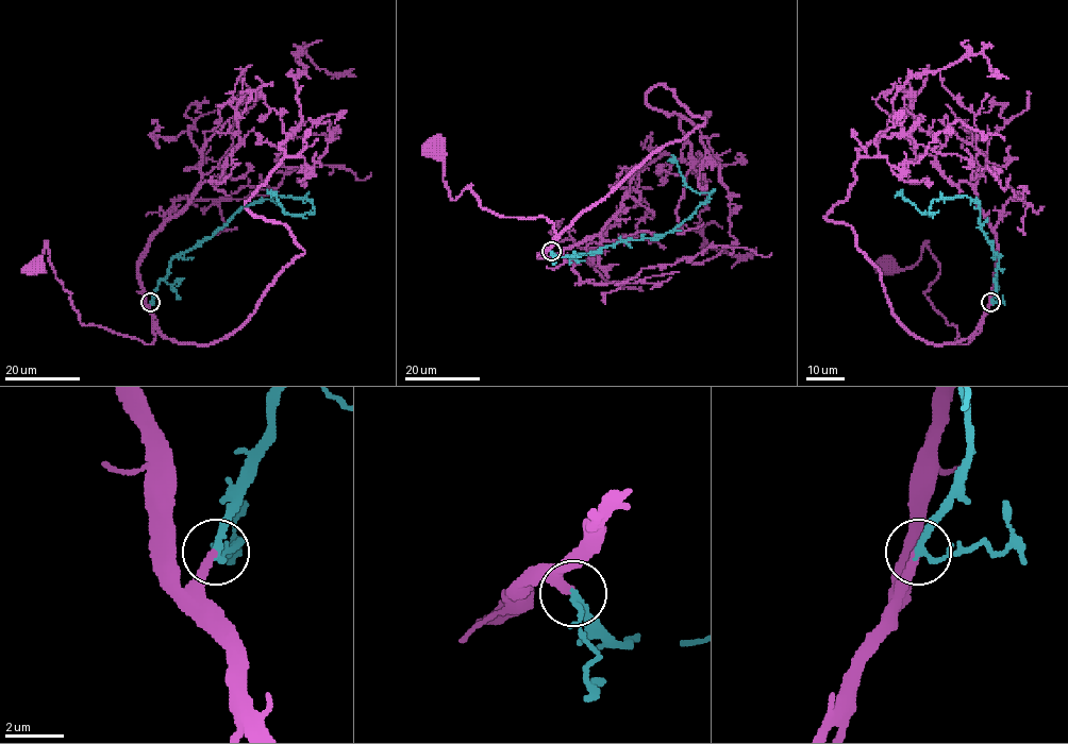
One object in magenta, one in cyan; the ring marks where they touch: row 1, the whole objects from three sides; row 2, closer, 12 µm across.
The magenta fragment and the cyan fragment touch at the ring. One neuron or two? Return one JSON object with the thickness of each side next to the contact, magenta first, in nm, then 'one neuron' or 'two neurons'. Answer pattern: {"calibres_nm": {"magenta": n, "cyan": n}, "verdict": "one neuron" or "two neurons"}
{"calibres_nm": {"magenta": 280, "cyan": 200}, "verdict": "one neuron"}

